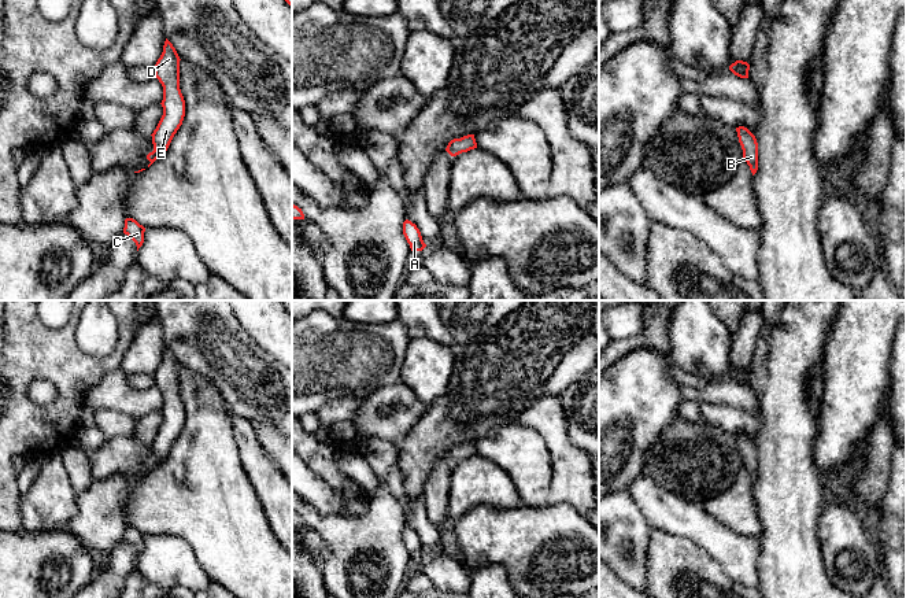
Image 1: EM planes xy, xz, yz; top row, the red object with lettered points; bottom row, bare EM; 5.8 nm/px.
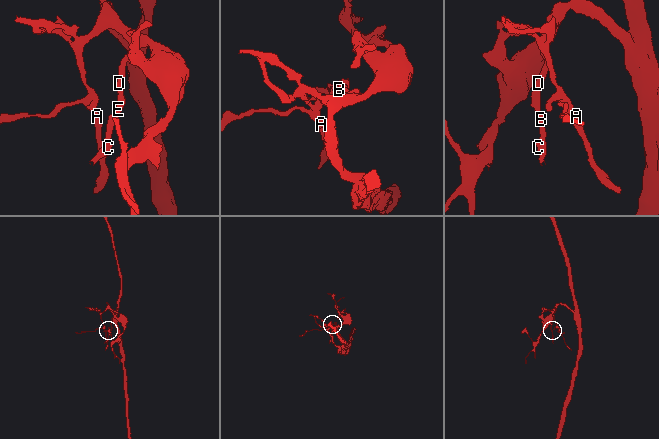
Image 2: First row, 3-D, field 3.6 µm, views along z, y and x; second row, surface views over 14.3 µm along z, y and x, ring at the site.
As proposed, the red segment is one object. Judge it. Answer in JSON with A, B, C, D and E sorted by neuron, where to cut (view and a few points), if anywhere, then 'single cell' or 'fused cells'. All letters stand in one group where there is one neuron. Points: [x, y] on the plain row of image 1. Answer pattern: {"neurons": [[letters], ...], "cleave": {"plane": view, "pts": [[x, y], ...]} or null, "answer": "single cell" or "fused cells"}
{"neurons": [["A", "B", "C", "D", "E"]], "cleave": null, "answer": "single cell"}

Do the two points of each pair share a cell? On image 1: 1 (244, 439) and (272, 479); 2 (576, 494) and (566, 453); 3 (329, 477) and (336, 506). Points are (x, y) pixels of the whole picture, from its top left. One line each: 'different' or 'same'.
1: same
2: same
3: different

